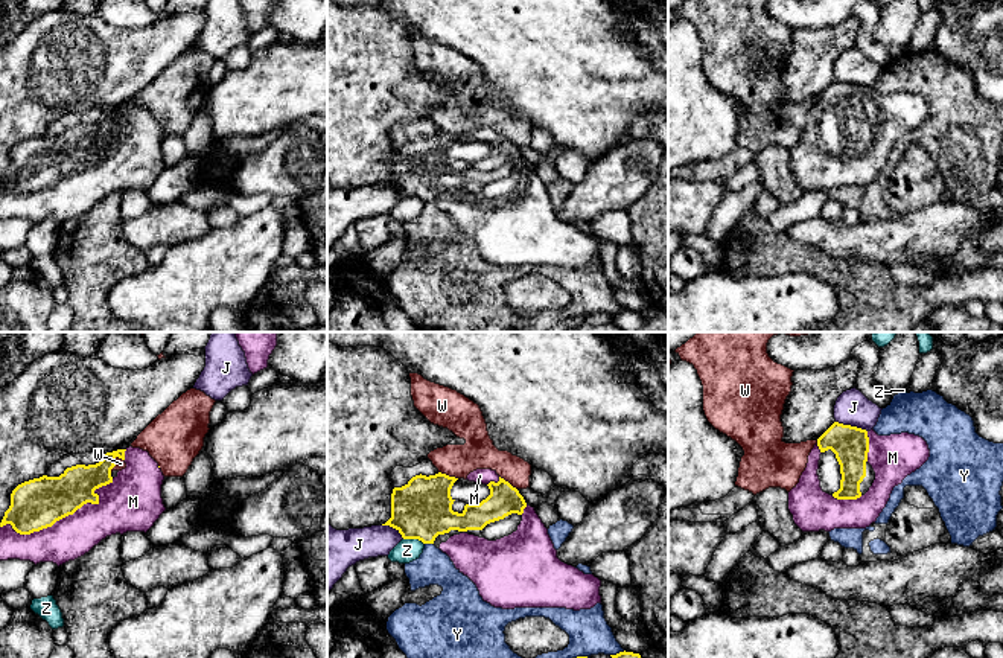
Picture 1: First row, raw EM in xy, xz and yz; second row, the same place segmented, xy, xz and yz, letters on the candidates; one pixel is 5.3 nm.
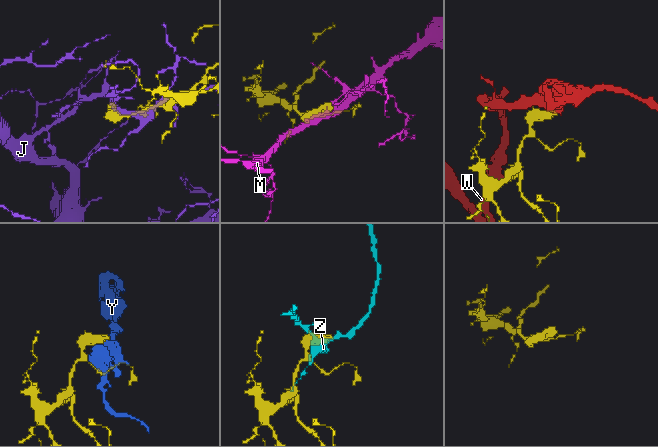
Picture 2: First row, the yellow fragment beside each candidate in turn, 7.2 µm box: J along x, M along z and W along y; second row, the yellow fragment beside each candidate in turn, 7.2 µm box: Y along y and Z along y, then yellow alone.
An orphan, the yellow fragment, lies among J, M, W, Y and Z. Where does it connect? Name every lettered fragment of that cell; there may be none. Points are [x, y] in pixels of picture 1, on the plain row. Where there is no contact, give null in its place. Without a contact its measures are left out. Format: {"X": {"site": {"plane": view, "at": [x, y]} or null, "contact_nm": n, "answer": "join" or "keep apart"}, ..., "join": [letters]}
{"J": {"site": {"plane": "yz", "at": [850, 84]}, "contact_nm": 180, "answer": "keep apart"}, "M": {"site": {"plane": "xy", "at": [63, 175]}, "contact_nm": 650, "answer": "join"}, "W": {"site": {"plane": "xz", "at": [448, 134]}, "contact_nm": 110, "answer": "keep apart"}, "Y": {"site": {"plane": "xz", "at": [569, 319]}, "contact_nm": 220, "answer": "keep apart"}, "Z": {"site": {"plane": "xz", "at": [414, 197]}, "contact_nm": 120, "answer": "keep apart"}, "join": ["M"]}

